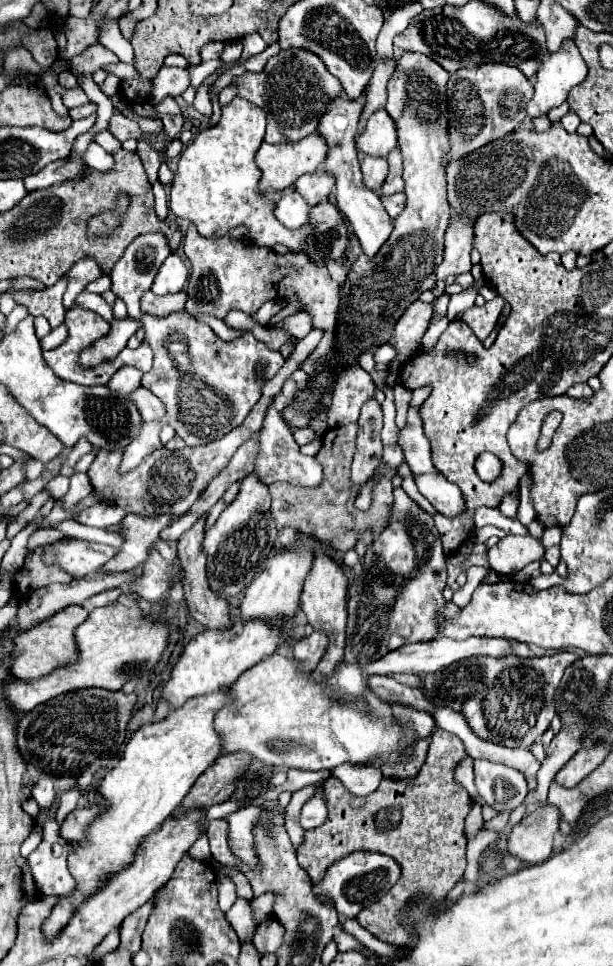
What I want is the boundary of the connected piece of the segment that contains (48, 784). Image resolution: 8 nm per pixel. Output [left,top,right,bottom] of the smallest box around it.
[32,774,56,812]

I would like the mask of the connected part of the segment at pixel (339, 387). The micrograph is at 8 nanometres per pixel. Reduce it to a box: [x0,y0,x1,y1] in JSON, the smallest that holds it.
[328,368,374,428]

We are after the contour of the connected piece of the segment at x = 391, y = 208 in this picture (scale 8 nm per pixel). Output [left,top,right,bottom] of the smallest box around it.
[382,194,404,220]

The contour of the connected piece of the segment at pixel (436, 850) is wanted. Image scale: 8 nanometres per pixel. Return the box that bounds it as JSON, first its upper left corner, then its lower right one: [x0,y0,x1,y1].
[298,730,472,950]

